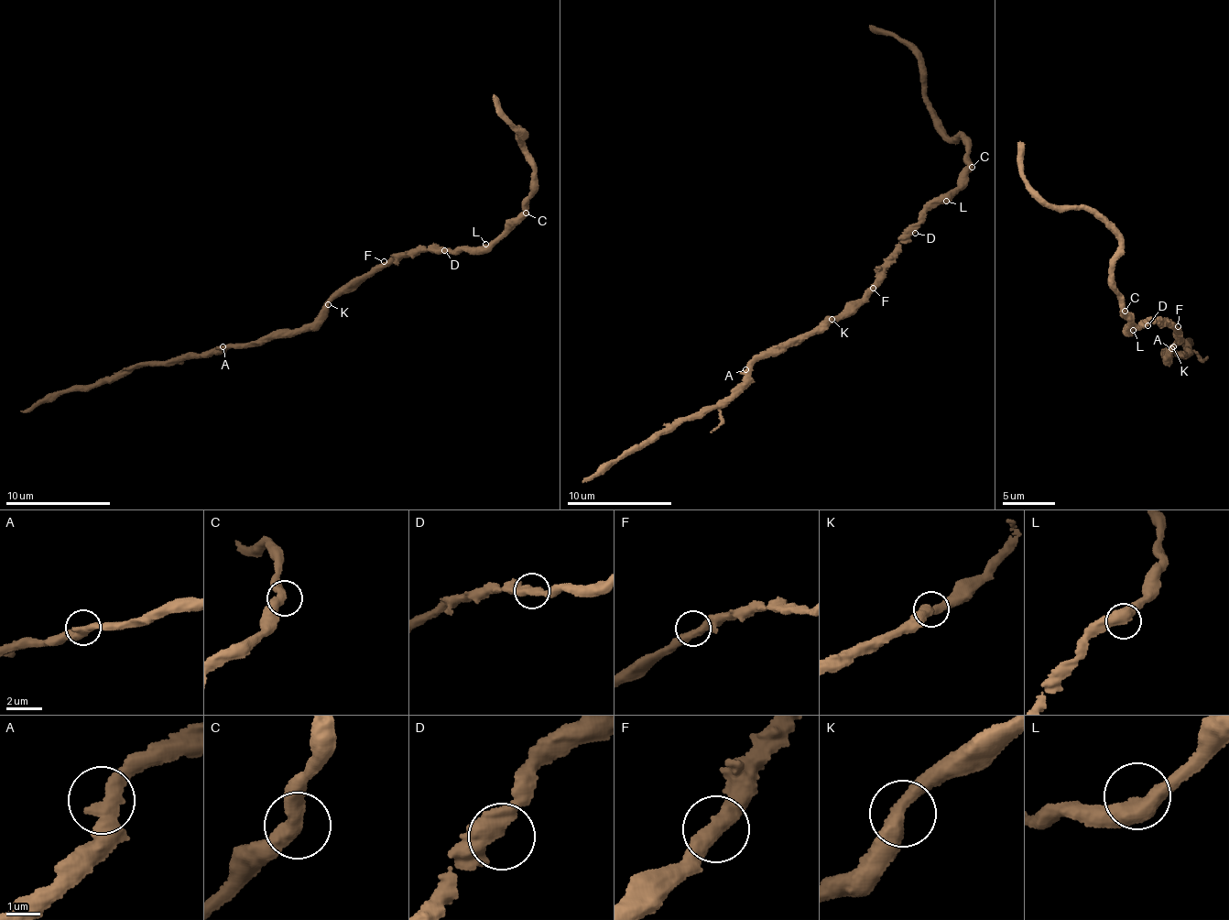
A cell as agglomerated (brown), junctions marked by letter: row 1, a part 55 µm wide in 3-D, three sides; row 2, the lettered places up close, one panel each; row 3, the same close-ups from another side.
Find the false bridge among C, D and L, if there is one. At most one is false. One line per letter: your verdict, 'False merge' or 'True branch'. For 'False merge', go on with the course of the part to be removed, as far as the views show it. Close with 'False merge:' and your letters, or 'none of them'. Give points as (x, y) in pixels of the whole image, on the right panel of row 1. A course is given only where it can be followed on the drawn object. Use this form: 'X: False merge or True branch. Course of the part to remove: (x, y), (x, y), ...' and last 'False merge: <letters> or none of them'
C: True branch
D: True branch
L: True branch
False merge: none of them

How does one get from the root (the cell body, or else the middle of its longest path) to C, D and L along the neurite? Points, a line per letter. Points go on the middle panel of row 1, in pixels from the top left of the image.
C: (872, 293), (902, 242), (922, 223), (937, 202), (946, 201), (972, 167)
D: (872, 293), (902, 242), (914, 234)
L: (872, 293), (902, 242), (922, 223), (937, 202), (946, 201)

